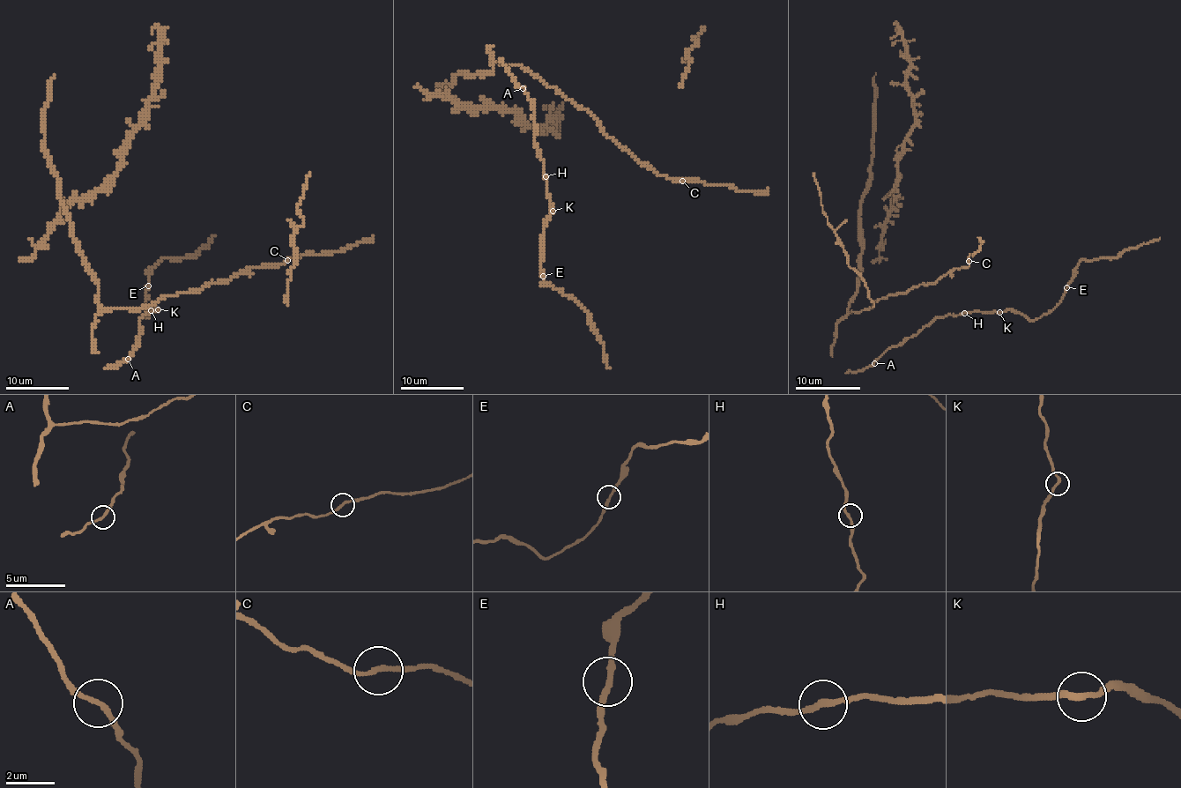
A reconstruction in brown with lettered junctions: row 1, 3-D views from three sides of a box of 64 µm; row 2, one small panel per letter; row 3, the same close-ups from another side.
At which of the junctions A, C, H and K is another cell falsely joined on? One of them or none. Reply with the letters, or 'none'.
none

